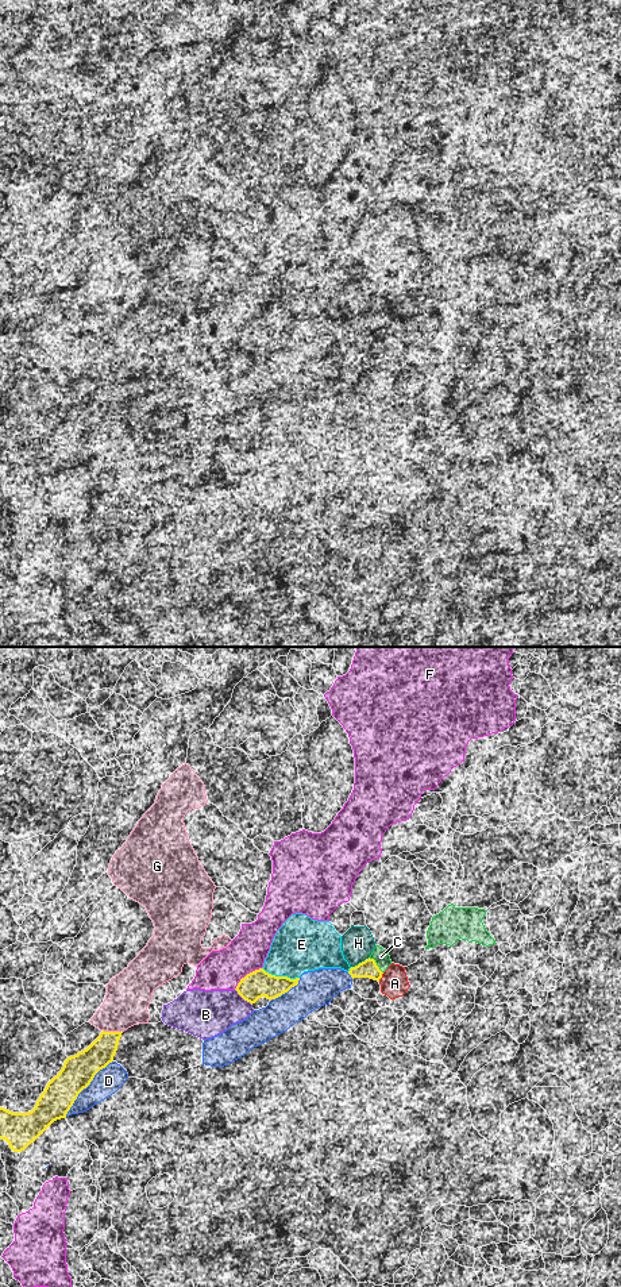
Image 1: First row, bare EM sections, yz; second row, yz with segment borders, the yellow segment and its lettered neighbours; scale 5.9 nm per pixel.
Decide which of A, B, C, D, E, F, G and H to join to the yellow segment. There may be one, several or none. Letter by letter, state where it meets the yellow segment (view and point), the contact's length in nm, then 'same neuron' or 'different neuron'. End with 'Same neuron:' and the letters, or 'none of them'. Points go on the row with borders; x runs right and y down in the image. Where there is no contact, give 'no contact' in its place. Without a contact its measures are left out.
A: yz (381, 977) | 70 nm | different neuron
B: yz (243, 998) | 140 nm | different neuron
C: yz (375, 964) | 130 nm | same neuron
D: yz (85, 1087) | 440 nm | different neuron
E: yz (281, 977) | 240 nm | different neuron
F: yz (247, 974) | 220 nm | different neuron
G: yz (112, 1032) | 120 nm | different neuron
H: yz (359, 963) | 130 nm | different neuron
Same neuron: C

